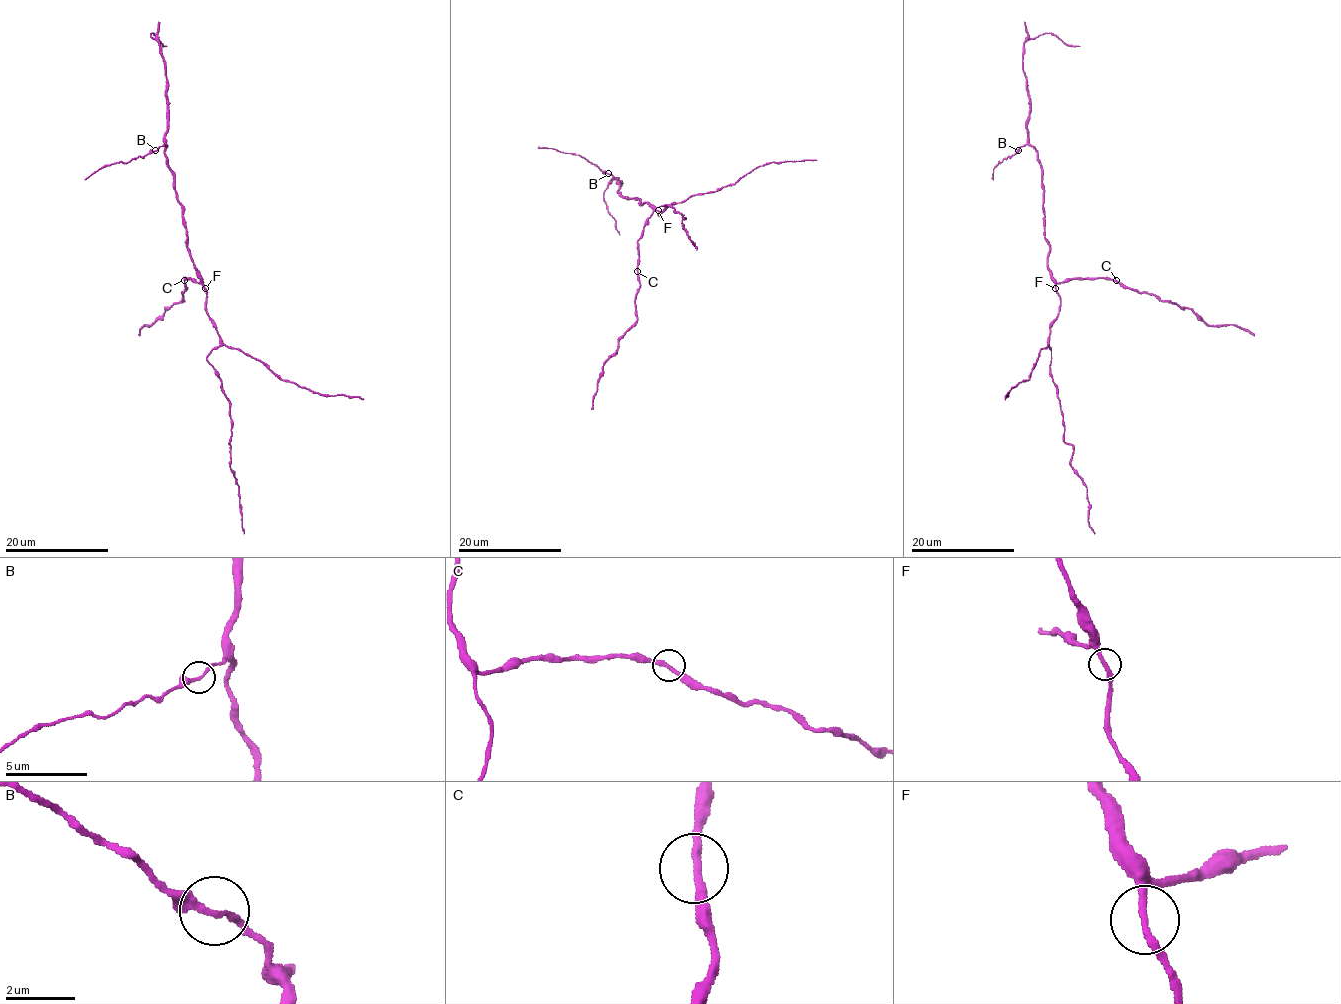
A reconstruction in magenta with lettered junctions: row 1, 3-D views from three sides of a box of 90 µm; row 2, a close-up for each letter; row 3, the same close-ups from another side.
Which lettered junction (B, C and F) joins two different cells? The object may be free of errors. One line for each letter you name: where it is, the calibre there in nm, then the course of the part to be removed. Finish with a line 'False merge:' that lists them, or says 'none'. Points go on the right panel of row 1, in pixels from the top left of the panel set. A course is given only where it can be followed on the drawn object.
False merge: none

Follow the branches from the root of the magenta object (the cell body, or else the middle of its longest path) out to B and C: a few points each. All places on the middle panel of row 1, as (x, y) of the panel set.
B: (650, 203), (641, 204), (638, 199), (624, 197), (617, 191), (616, 180), (608, 173)
C: (650, 203), (652, 215), (638, 240), (637, 271)

